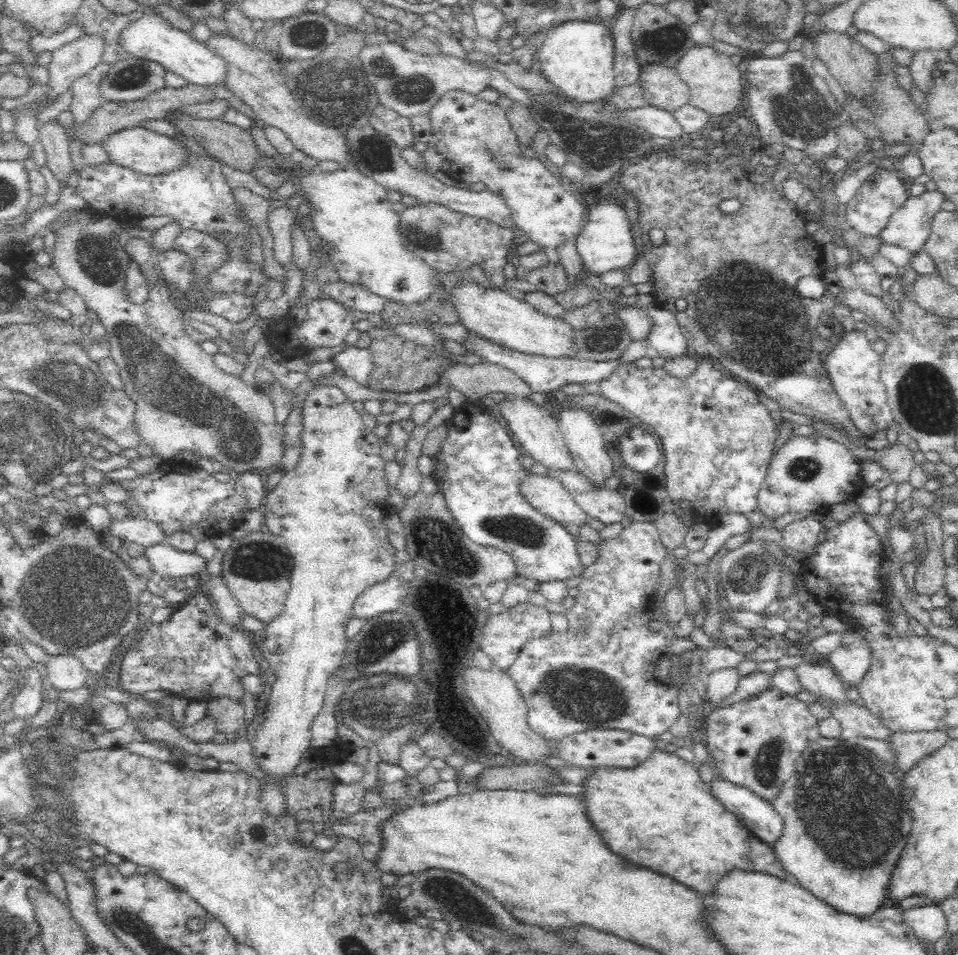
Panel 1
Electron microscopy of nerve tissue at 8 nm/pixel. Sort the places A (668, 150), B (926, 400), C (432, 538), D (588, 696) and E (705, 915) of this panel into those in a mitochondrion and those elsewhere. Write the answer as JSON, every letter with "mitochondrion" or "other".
{"A":"other","B":"mitochondrion","C":"mitochondrion","D":"mitochondrion","E":"other"}

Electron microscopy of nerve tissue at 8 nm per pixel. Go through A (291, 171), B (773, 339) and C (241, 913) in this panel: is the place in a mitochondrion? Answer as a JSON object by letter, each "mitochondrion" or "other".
{"A":"other","B":"mitochondrion","C":"other"}

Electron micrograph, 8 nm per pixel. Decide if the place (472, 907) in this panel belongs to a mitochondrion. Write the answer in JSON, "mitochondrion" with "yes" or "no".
{"mitochondrion":"yes"}

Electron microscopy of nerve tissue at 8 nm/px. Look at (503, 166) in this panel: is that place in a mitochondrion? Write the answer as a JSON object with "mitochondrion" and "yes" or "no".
{"mitochondrion":"yes"}

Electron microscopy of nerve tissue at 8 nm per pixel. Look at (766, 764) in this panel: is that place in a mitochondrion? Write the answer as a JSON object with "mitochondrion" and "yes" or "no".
{"mitochondrion":"yes"}

